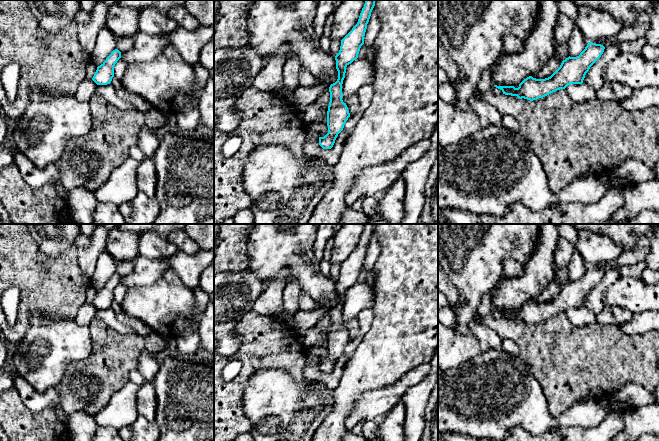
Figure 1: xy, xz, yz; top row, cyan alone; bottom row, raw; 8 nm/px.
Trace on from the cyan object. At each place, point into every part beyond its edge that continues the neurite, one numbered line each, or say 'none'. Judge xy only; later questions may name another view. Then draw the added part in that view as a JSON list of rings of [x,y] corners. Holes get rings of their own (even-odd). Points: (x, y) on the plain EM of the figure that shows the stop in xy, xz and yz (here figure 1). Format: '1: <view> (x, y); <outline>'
none

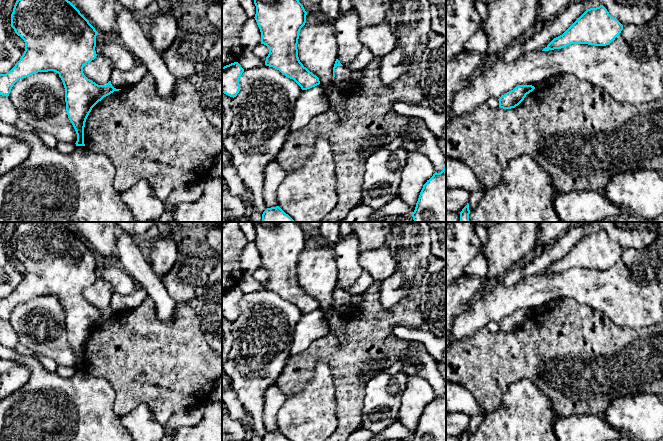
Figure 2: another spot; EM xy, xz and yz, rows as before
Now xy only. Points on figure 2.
1: xy (121, 303); [[[137,286],[129,295],[115,293],[110,302],[111,308],[116,313],[123,313],[138,307],[147,298],[147,292],[144,288]]]

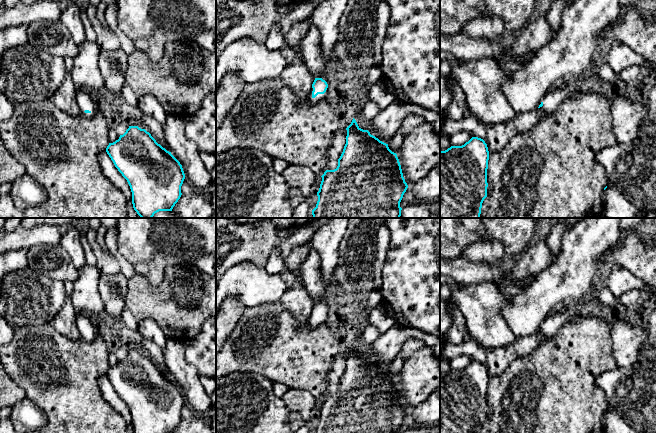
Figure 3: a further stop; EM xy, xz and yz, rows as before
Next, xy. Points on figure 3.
1: xy (86, 325); [[[76,315],[76,325],[85,341],[91,342],[95,339],[98,326],[93,318],[85,315]]]

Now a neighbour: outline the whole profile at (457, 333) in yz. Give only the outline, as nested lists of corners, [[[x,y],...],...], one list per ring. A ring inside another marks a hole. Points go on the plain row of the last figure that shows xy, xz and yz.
[[[452,304],[452,325],[446,333],[446,341],[452,344],[460,344],[468,338],[465,318]]]

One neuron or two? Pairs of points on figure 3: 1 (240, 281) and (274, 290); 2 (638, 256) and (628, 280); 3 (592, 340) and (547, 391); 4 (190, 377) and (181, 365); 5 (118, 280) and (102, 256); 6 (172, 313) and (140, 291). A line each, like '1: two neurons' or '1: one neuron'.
1: one neuron
2: two neurons
3: one neuron
4: one neuron
5: two neurons
6: one neuron

